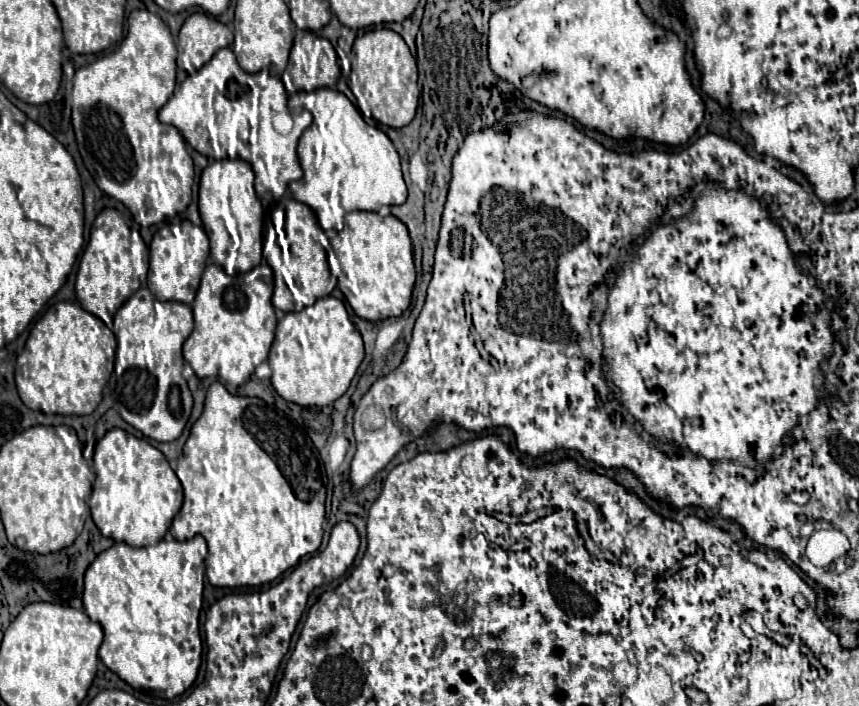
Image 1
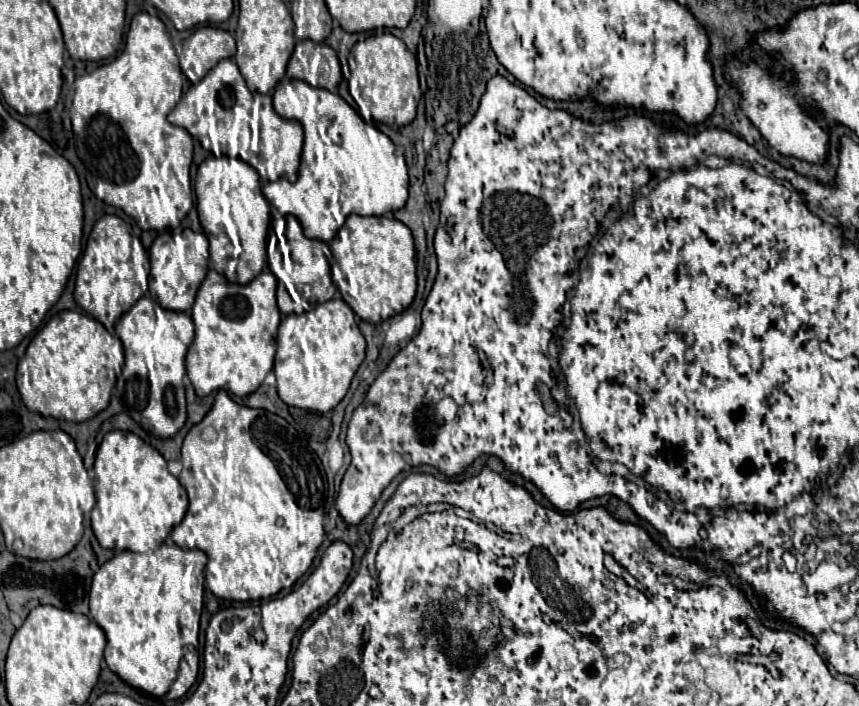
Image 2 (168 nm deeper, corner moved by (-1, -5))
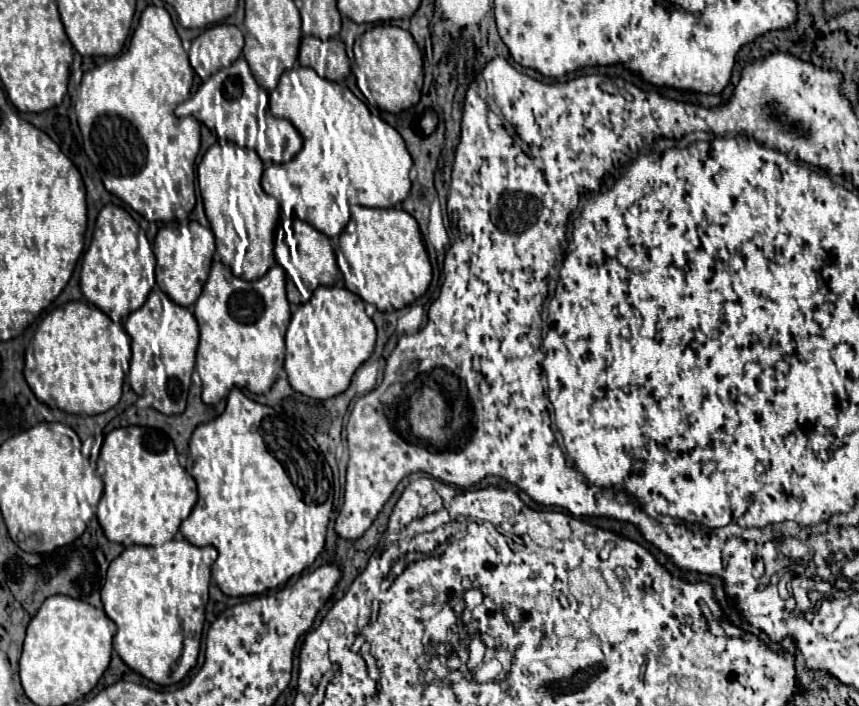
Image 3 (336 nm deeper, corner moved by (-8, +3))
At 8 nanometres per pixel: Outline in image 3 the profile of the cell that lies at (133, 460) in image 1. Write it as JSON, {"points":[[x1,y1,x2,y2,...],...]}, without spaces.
{"points":[[119,427,103,441,97,473,105,483,97,519,109,541,129,545,163,545,175,537,181,521,197,501,197,487,179,465,171,439,151,427]]}

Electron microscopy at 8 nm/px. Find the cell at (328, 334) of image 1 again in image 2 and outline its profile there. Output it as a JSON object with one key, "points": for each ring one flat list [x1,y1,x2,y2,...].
{"points":[[330,299,326,303,318,303,312,311,302,313,302,315,288,315,280,323,278,337,276,337,274,375,278,381,280,399,286,405,294,405,300,409,312,409,320,413,334,409,346,395,356,369,364,361,364,351,366,351,366,341,354,321,354,311,342,299]]}

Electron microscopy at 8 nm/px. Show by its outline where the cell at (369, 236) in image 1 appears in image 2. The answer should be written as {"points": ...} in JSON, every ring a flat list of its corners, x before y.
{"points":[[350,215,330,243,330,249,350,285,348,293,352,299,344,301,360,319,380,323,408,309,416,295,416,253,412,233,404,223,388,217]]}

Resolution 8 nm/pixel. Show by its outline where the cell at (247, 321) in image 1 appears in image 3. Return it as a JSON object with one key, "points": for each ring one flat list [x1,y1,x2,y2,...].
{"points":[[221,261,213,263,203,293,195,303,193,315,199,323,199,331,203,331,197,349,197,373,203,383,205,405,217,405,233,387,247,389,255,395,263,395,273,387,285,359,285,331,291,321,291,309,285,297,285,271,279,265,273,265,257,281,245,281,235,277]]}

